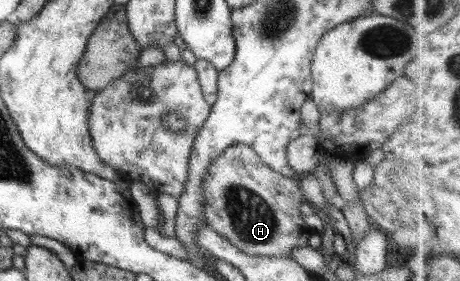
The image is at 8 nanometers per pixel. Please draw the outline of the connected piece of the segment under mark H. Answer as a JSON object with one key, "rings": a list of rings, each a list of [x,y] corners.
{"rings":[[[244,144],[232,145],[212,160],[202,178],[202,193],[202,209],[206,222],[240,251],[262,257],[290,258],[294,249],[308,246],[308,237],[313,231],[306,225],[300,213],[304,199],[297,178],[286,177],[268,167],[252,147]]]}

